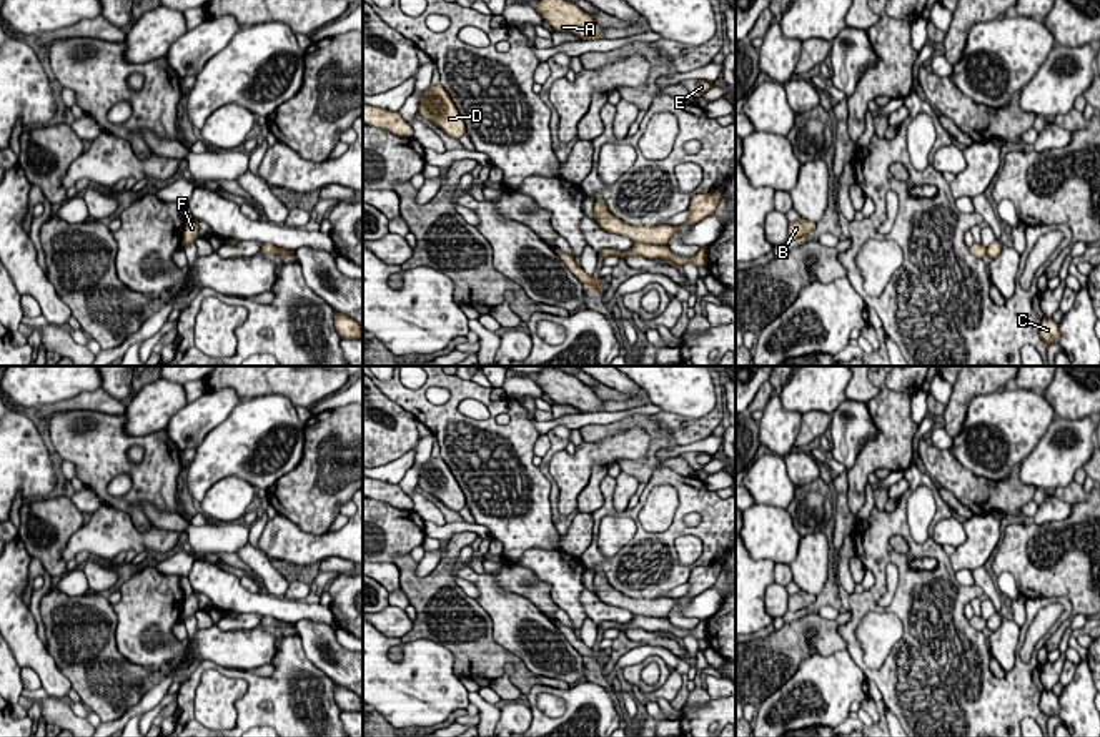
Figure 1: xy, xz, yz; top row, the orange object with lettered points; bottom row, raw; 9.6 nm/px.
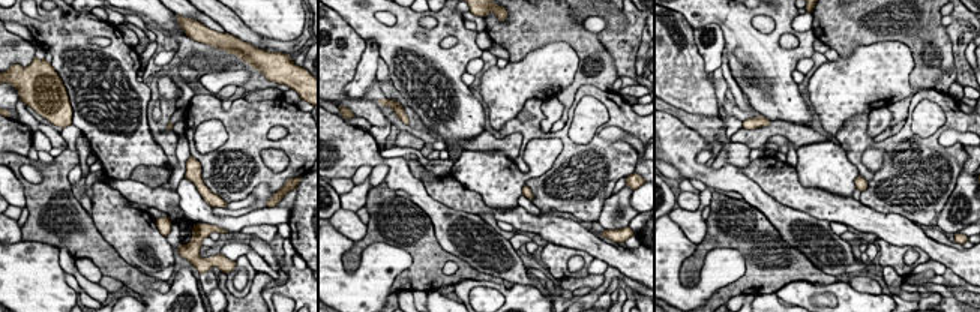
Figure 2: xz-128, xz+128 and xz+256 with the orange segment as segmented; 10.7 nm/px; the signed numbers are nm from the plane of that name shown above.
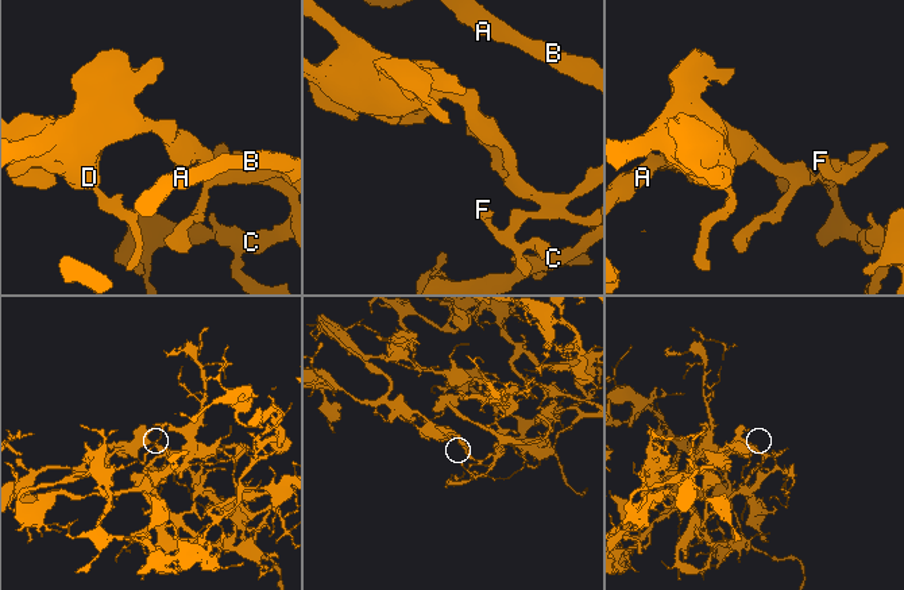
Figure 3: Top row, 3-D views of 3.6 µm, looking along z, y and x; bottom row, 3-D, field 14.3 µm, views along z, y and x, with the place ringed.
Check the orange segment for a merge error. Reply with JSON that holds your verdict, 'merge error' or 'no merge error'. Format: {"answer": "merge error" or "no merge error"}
{"answer": "no merge error"}

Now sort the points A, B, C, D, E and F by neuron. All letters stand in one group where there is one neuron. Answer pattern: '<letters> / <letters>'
A B C D E F

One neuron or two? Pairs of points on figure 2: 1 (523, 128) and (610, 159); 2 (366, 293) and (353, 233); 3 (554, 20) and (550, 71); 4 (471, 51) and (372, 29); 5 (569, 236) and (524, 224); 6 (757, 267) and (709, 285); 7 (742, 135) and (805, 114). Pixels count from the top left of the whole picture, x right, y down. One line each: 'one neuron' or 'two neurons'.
1: one neuron
2: two neurons
3: two neurons
4: one neuron
5: one neuron
6: two neurons
7: two neurons

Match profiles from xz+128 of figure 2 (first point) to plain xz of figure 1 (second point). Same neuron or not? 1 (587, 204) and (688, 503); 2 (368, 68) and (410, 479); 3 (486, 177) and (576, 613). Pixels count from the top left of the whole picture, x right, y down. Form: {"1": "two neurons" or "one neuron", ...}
{"1": "one neuron", "2": "two neurons", "3": "one neuron"}

